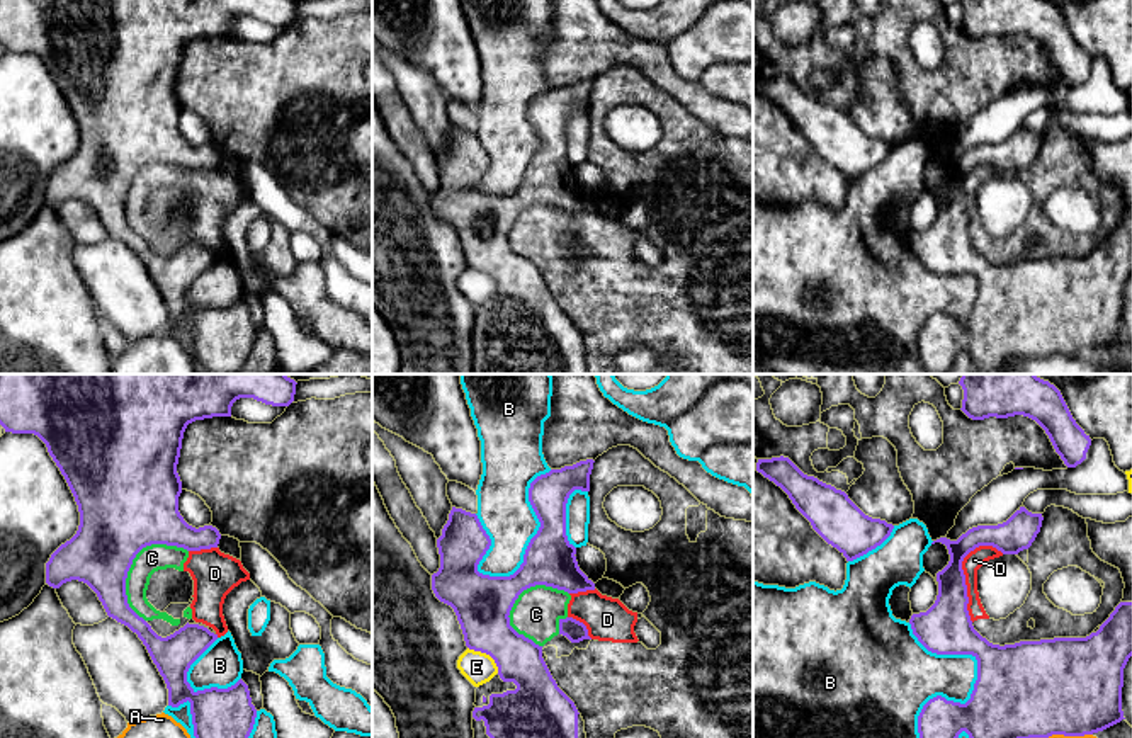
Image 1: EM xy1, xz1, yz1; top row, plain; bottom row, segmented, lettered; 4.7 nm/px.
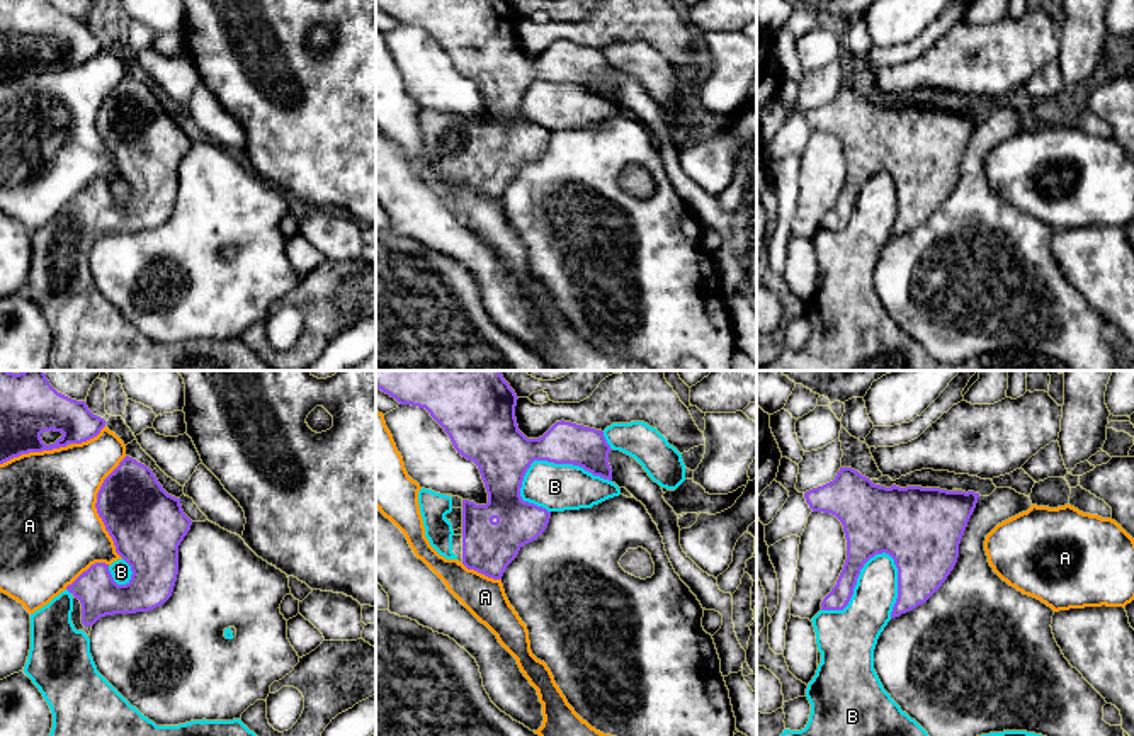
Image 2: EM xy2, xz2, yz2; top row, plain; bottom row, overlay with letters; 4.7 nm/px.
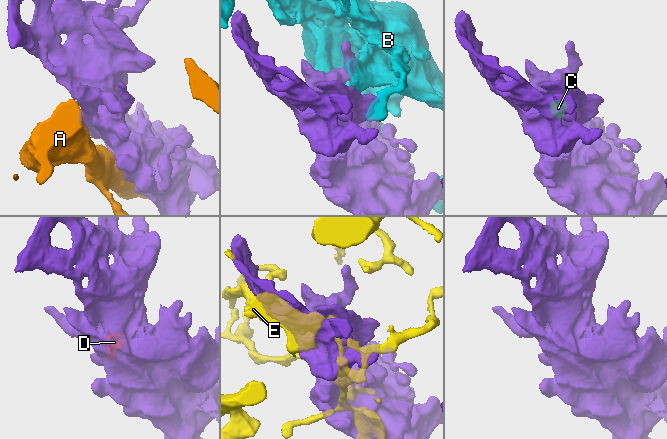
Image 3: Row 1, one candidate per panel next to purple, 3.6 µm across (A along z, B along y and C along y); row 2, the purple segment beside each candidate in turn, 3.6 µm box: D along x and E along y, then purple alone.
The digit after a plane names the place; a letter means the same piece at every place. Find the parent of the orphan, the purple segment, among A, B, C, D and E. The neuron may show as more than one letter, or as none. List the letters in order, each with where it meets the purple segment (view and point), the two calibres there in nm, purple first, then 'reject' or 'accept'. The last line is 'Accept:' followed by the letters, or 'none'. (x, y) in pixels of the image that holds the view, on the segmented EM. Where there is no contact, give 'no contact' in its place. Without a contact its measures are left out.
A: meets purple in xy2 at (96, 507); 360 nm thick on the purple side, 480 nm on the other; reject
B: meets purple in xz1 at (536, 534); 240 nm thick on the purple side, 260 nm on the other; accept
C: meets purple in xy1 at (131, 563); 400 nm thick on the purple side, 130 nm on the other; reject
D: meets purple in yz1 at (964, 577); 240 nm thick on the purple side, 90 nm on the other; reject
E: meets purple in xz1 at (486, 653); 260 nm thick on the purple side, 150 nm on the other; reject
Accept: B

